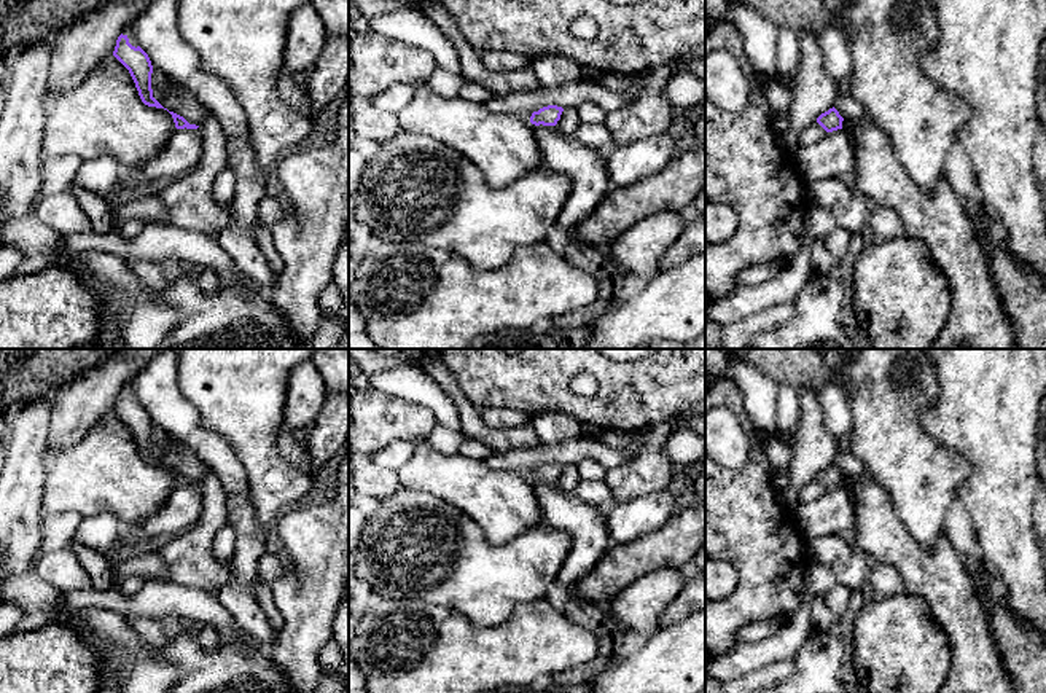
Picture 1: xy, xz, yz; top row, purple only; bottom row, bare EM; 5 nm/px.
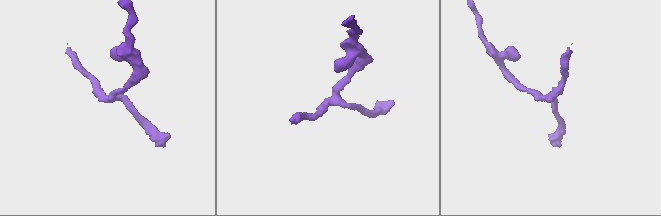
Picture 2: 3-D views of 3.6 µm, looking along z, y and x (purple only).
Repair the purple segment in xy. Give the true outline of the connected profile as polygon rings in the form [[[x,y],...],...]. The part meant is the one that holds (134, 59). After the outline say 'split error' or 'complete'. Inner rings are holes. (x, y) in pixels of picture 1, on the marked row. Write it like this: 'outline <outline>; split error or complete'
outline [[[127,24],[118,37],[113,56],[129,70],[142,102],[148,107],[164,108],[153,97],[153,65],[148,54],[135,41],[131,24]]]; split error

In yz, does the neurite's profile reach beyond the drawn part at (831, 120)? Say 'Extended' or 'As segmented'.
As segmented

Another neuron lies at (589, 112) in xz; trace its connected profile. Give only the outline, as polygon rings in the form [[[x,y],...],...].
[[[583,102],[576,107],[581,123],[603,124],[607,112],[595,102]]]

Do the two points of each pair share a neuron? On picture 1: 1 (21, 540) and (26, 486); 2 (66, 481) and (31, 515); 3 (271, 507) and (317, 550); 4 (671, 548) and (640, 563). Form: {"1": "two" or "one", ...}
{"1": "one", "2": "two", "3": "two", "4": "one"}

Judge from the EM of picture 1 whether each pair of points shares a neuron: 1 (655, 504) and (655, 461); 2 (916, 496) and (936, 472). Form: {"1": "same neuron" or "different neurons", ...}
{"1": "different neurons", "2": "same neuron"}

